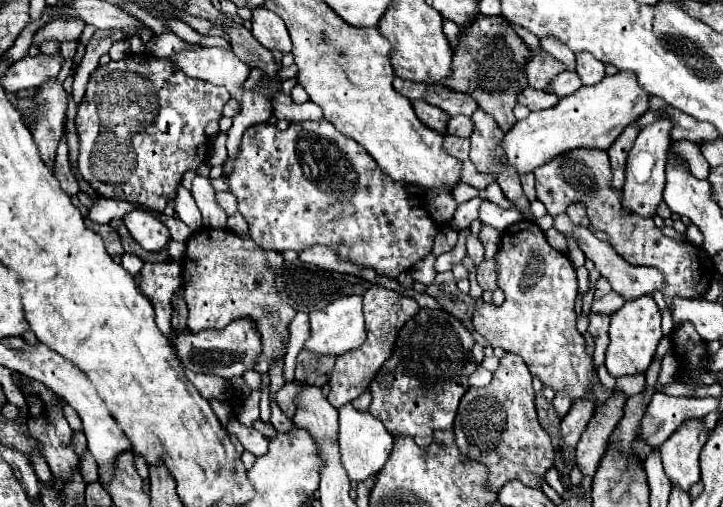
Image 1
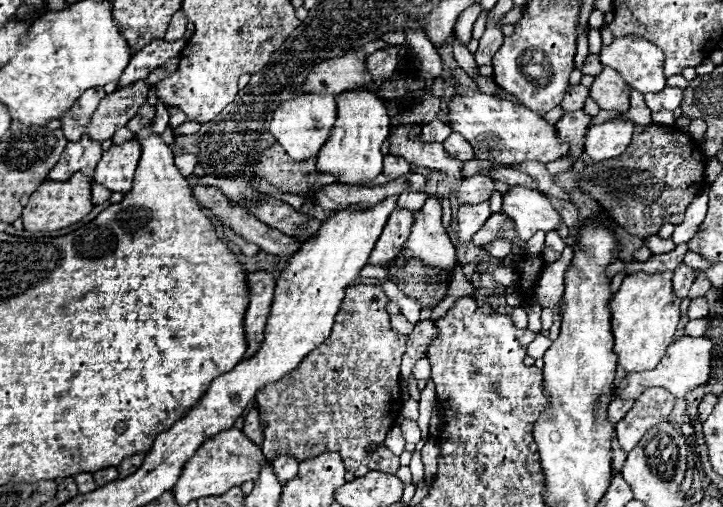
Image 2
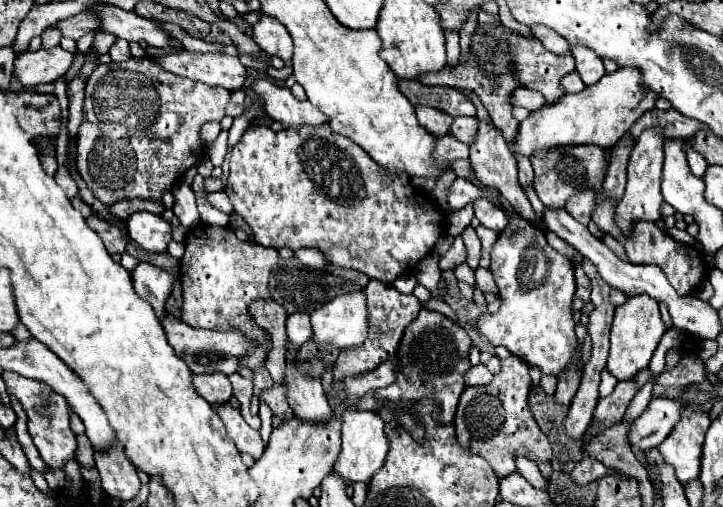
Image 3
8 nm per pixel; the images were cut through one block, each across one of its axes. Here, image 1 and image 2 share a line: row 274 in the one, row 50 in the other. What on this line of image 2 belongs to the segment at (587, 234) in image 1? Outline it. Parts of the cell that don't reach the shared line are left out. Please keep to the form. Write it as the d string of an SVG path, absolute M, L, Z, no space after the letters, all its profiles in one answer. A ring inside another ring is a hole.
M622 36L600 52L600 62L618 70L624 80L638 92L660 92L666 86L662 72L664 52L650 44L646 38Z

